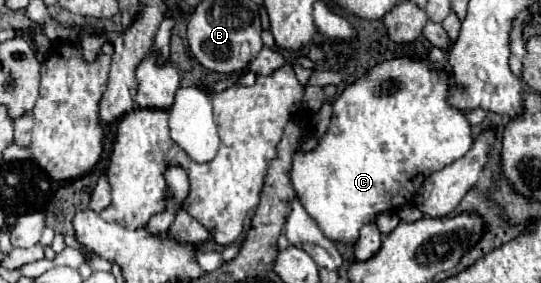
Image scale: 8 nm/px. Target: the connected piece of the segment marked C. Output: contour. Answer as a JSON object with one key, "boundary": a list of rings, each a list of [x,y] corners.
{"boundary":[[[428,55],[382,61],[342,91],[332,105],[328,131],[312,151],[296,151],[288,171],[300,203],[326,237],[332,237],[336,243],[354,245],[362,225],[376,221],[380,213],[410,205],[430,173],[466,155],[472,147],[472,129],[466,113],[448,103],[448,91],[450,73],[434,67]]]}

